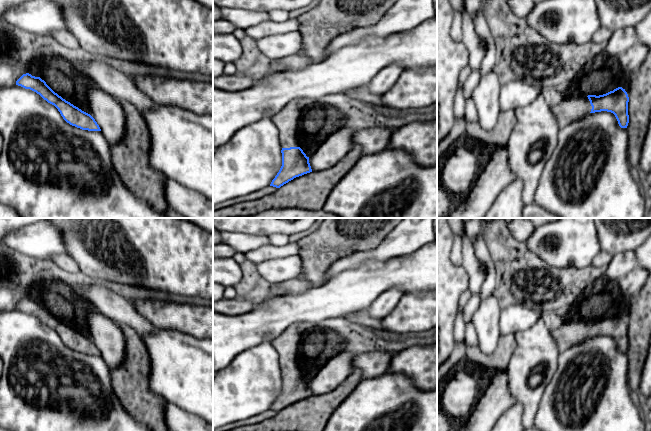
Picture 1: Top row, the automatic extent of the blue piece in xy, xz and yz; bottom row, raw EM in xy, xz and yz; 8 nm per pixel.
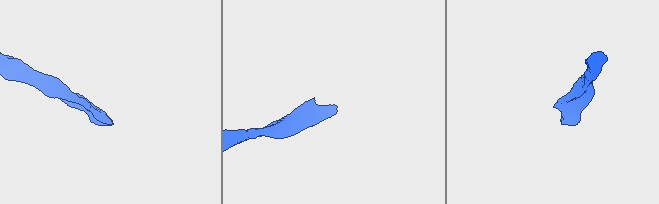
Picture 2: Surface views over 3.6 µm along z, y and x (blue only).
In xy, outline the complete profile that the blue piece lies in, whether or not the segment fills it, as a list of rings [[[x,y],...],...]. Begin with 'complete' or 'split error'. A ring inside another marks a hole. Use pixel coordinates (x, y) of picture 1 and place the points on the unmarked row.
complete; [[[29,297],[23,298],[16,309],[39,318],[48,327],[54,329],[63,343],[72,350],[88,355],[101,355],[95,343],[55,317],[40,301]]]

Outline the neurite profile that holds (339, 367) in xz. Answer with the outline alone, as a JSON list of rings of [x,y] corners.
[[[342,351],[333,356],[309,381],[312,395],[324,395],[334,391],[353,372],[354,355]]]

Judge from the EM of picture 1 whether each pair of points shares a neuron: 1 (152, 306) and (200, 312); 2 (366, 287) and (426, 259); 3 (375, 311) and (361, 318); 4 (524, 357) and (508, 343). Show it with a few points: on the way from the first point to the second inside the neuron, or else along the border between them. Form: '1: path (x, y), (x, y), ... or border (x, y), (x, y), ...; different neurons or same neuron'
1: path (164, 312), (188, 312); same neuron
2: path (381, 276), (392, 273), (411, 273); same neuron
3: border (366, 309), (372, 317), (380, 320); different neurons
4: border (515, 335), (516, 349), (505, 369); different neurons

